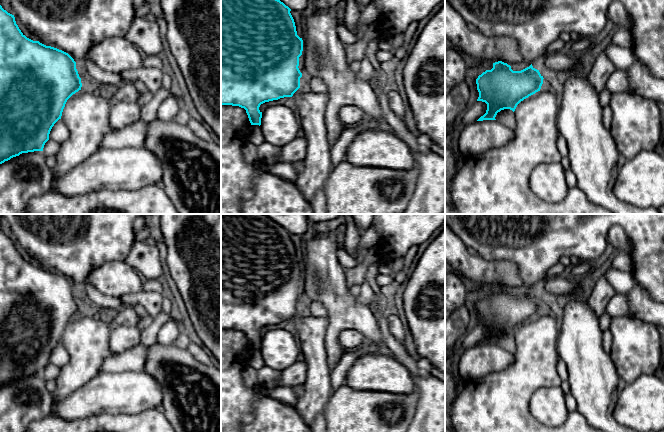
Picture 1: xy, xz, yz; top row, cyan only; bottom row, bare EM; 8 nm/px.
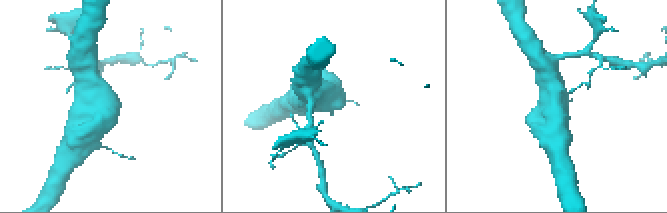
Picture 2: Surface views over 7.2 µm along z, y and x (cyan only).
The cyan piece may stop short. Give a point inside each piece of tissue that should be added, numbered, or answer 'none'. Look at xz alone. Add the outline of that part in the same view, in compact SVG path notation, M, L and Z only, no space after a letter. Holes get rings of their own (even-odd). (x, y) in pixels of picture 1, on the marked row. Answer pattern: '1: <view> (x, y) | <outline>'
1: xz (311, 107) | M300 87L292 97L307 139L307 154L303 160L305 167L298 175L295 185L304 198L311 202L318 191L325 189L326 181L333 170L325 123L328 95L315 94Z

